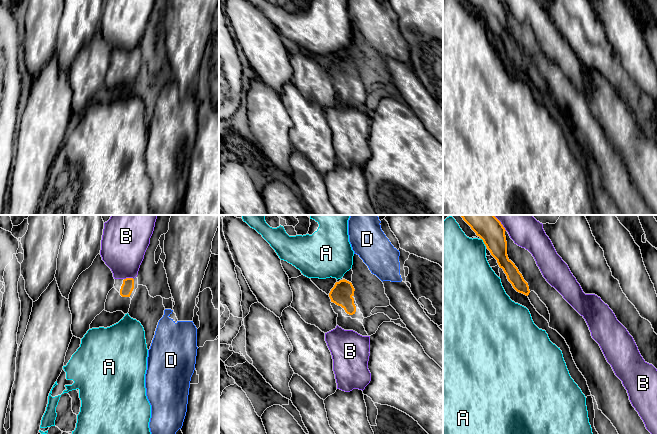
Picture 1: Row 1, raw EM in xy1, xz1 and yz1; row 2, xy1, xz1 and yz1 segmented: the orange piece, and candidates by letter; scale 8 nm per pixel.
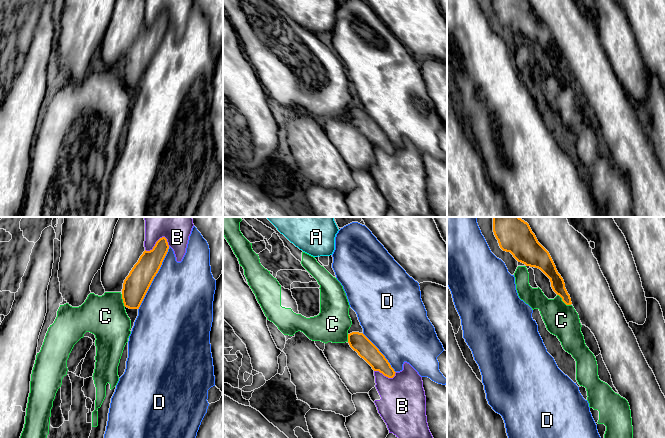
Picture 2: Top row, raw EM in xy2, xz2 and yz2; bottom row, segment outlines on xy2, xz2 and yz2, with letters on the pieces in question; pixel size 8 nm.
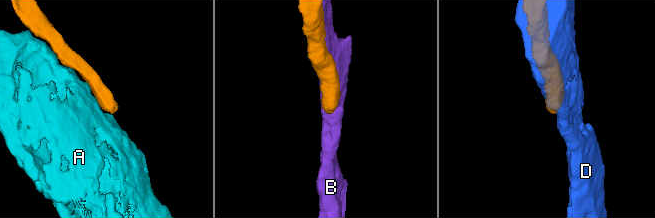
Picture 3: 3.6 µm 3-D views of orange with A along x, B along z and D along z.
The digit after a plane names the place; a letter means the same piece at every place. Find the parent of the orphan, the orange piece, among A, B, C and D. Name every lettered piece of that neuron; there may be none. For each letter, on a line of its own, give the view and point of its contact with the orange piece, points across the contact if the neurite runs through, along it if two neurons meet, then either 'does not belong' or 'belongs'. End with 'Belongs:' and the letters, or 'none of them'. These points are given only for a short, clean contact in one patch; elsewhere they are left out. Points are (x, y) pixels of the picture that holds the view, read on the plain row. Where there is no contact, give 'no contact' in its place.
A: yz1 (483, 17) | does not belong
B: xy2 (156, 19) | does not belong
C: yz2 (563, 77) | along yz2 (557, 70), (566, 80), (570, 81) | does not belong
D: xy2 (153, 54) | does not belong
Belongs: none of them

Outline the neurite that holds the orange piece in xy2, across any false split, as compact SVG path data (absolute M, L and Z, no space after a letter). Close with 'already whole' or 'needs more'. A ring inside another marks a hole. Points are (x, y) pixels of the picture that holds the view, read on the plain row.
M162 13L152 26L145 26L140 32L123 59L122 75L125 83L139 85L168 25L167 15Z; already whole

